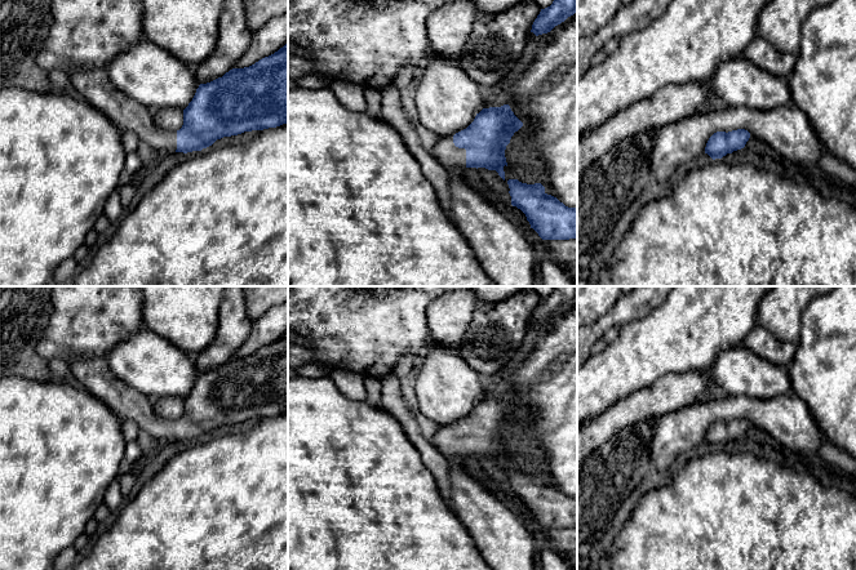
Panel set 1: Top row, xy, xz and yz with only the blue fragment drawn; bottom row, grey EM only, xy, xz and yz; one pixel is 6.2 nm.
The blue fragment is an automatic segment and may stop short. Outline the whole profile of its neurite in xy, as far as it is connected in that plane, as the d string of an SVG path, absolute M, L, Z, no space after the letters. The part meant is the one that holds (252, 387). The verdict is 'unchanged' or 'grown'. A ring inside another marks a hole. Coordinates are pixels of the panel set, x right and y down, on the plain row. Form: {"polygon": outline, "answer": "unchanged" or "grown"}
{"polygon": "M288 331L274 343L244 357L232 357L222 366L200 373L183 398L183 414L177 420L159 418L143 393L120 380L110 369L106 355L85 356L68 361L70 373L92 395L98 397L120 419L130 419L161 444L201 440L223 426L244 420L276 417L288 411Z", "answer": "grown"}

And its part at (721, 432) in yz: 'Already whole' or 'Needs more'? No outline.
Already whole

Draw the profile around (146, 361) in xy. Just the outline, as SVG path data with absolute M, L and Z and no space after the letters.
M145 326L117 342L106 359L120 380L150 400L167 396L185 398L200 374L195 356Z

